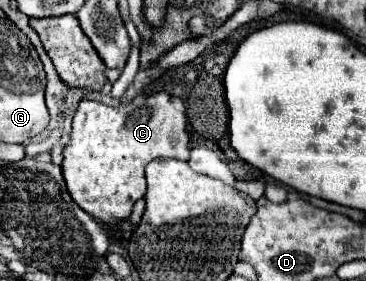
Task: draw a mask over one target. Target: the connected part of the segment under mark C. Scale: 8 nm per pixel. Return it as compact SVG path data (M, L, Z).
M165 92L143 96L111 108L93 100L81 100L71 140L65 146L63 178L71 198L93 218L117 230L117 222L131 216L133 204L145 196L145 166L155 158L189 160L185 104Z

